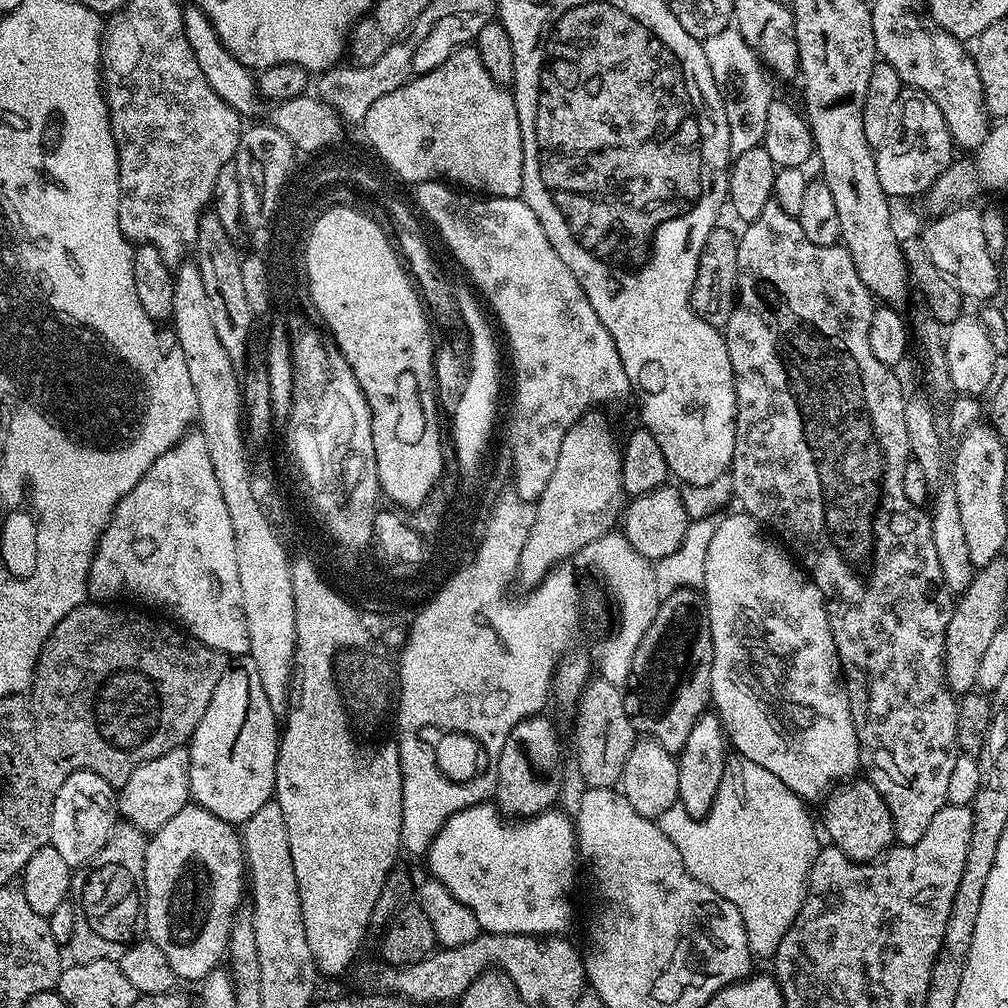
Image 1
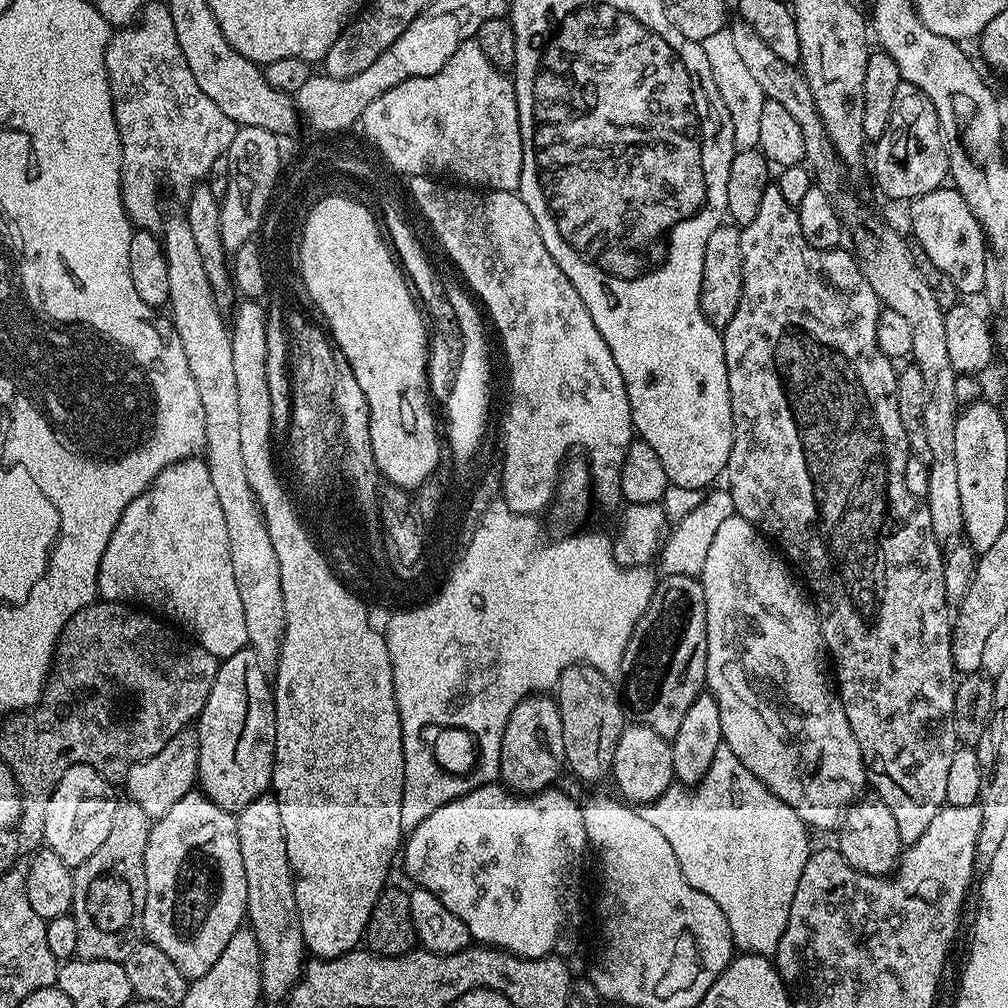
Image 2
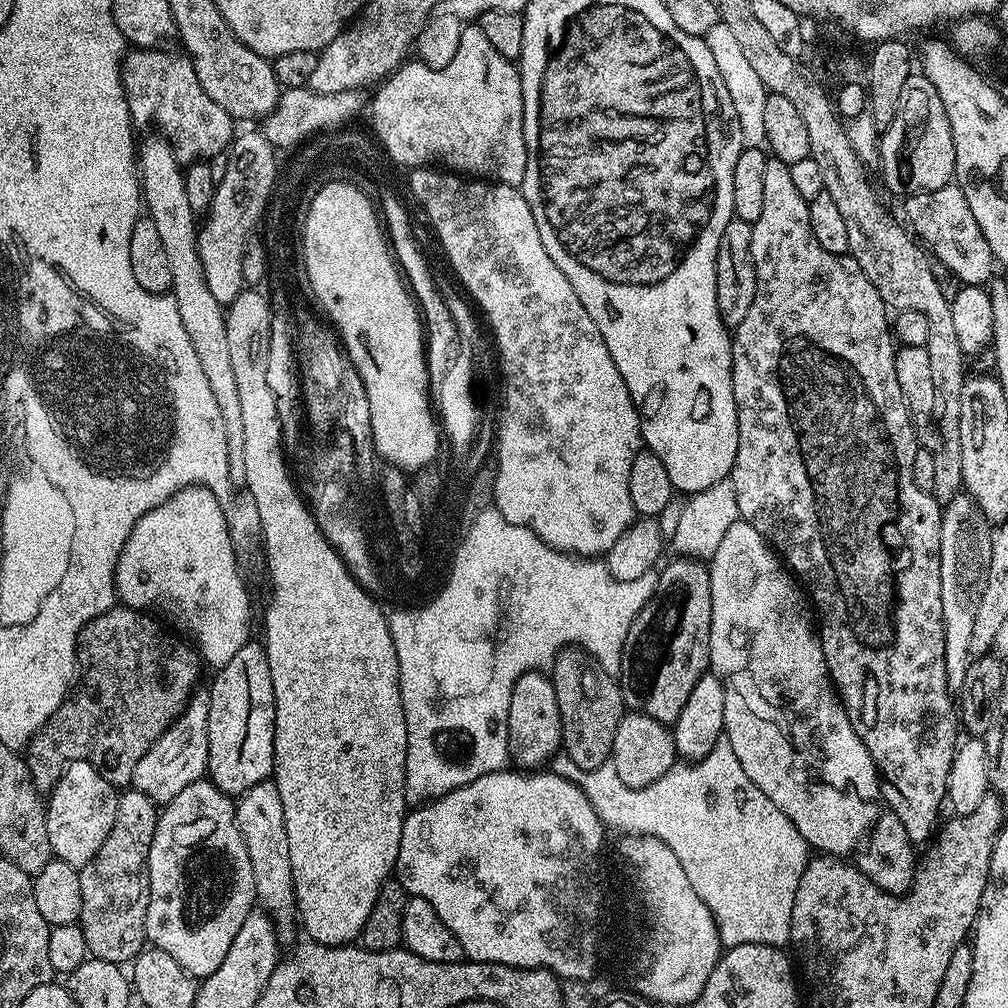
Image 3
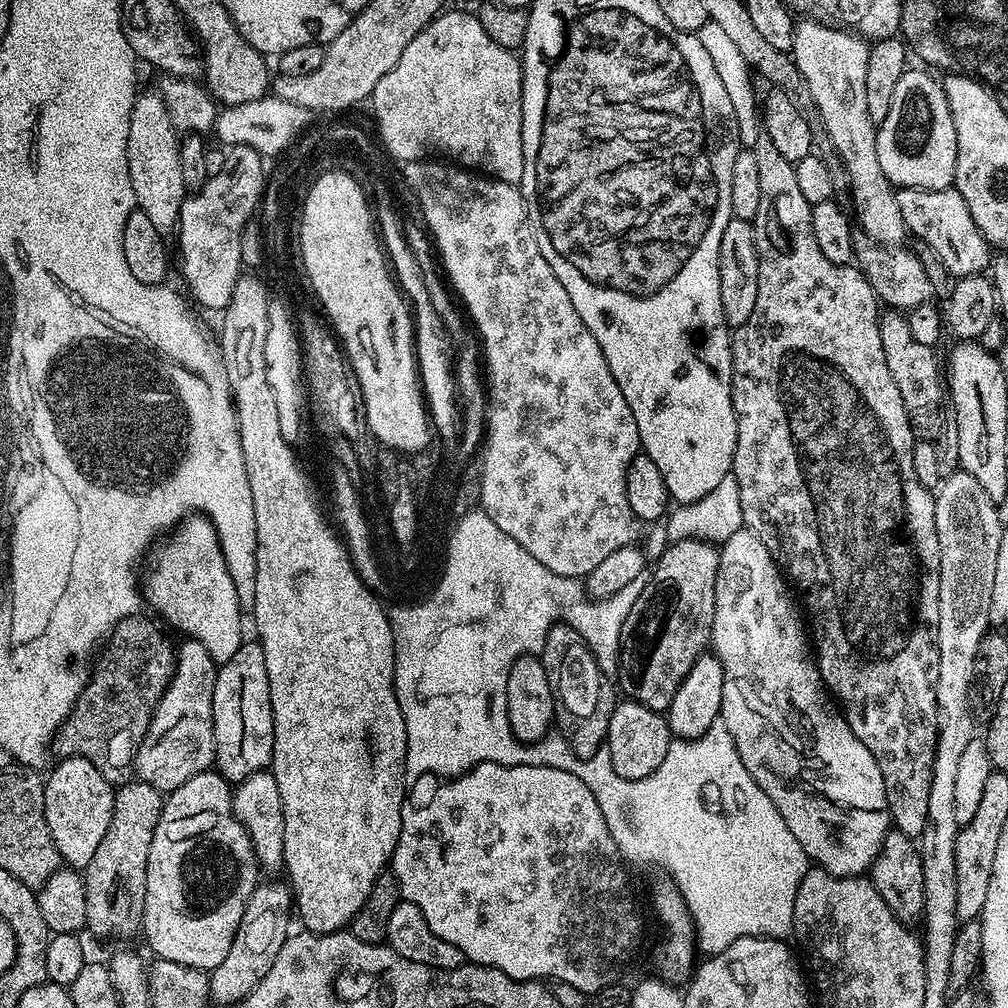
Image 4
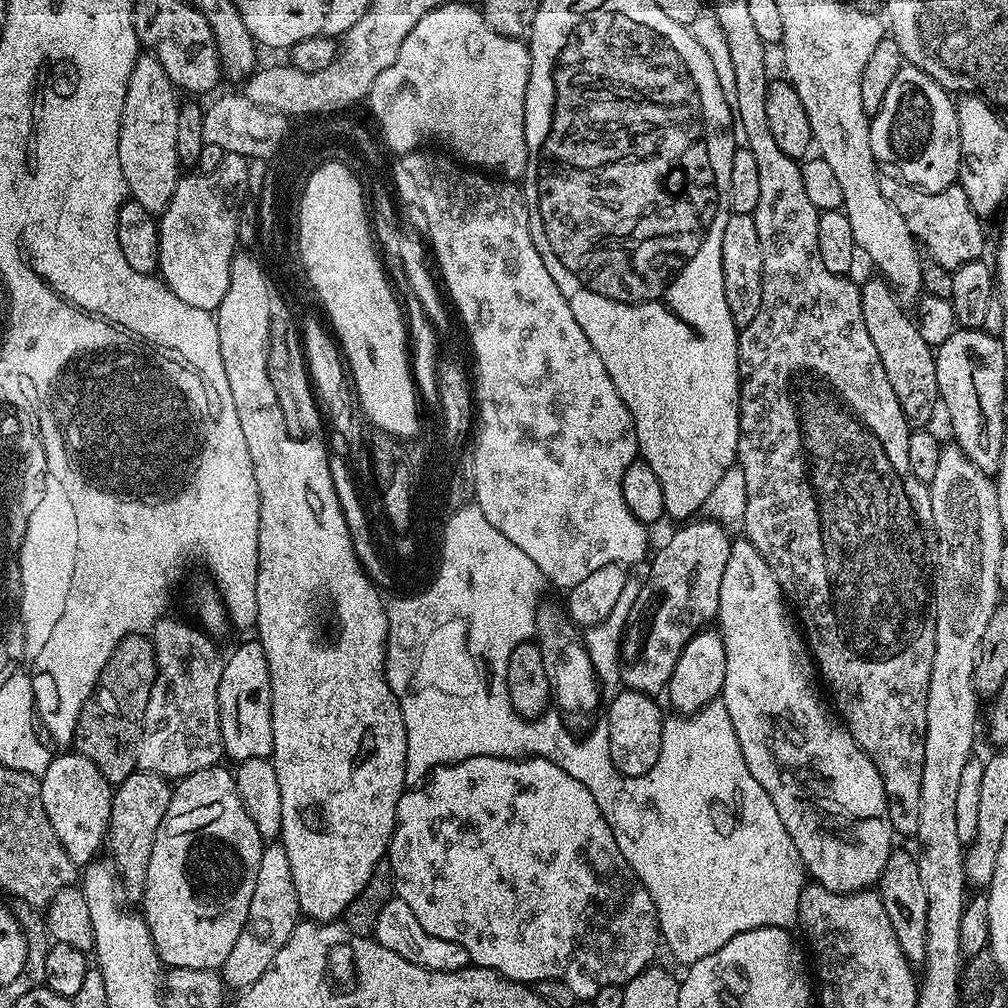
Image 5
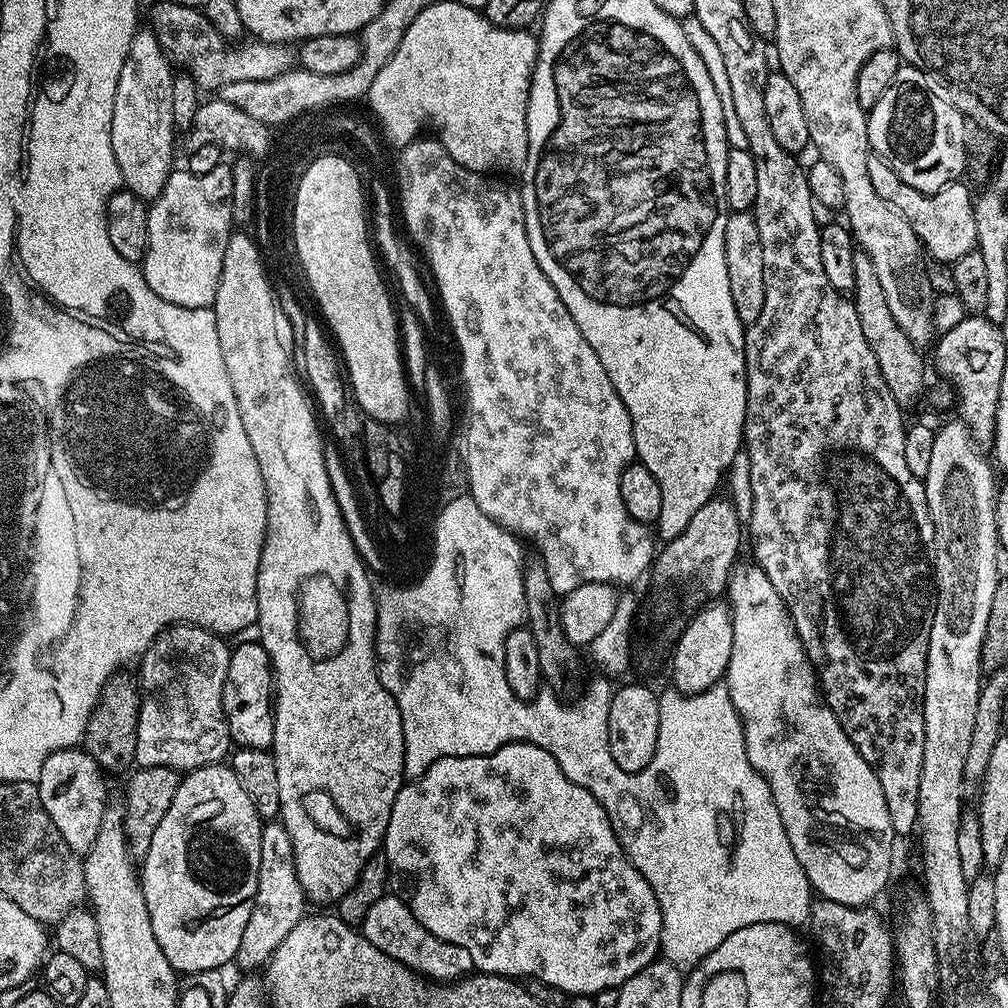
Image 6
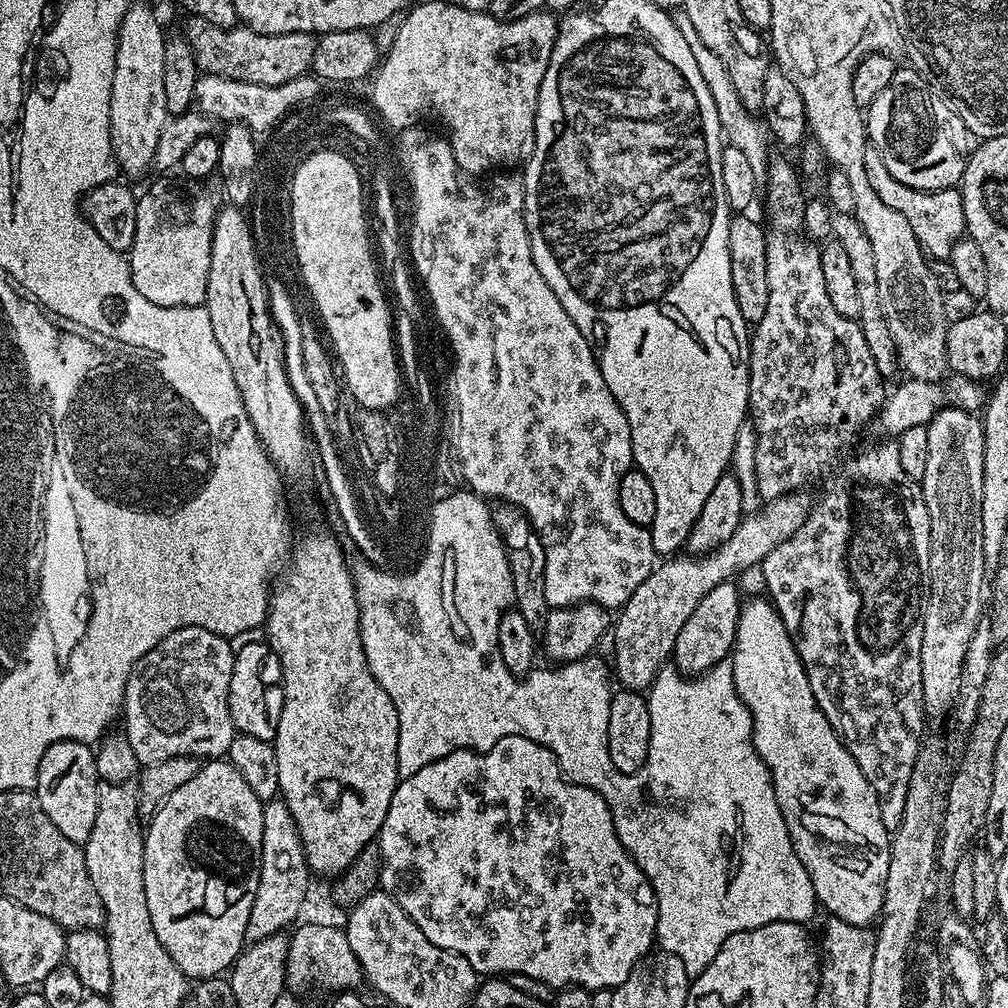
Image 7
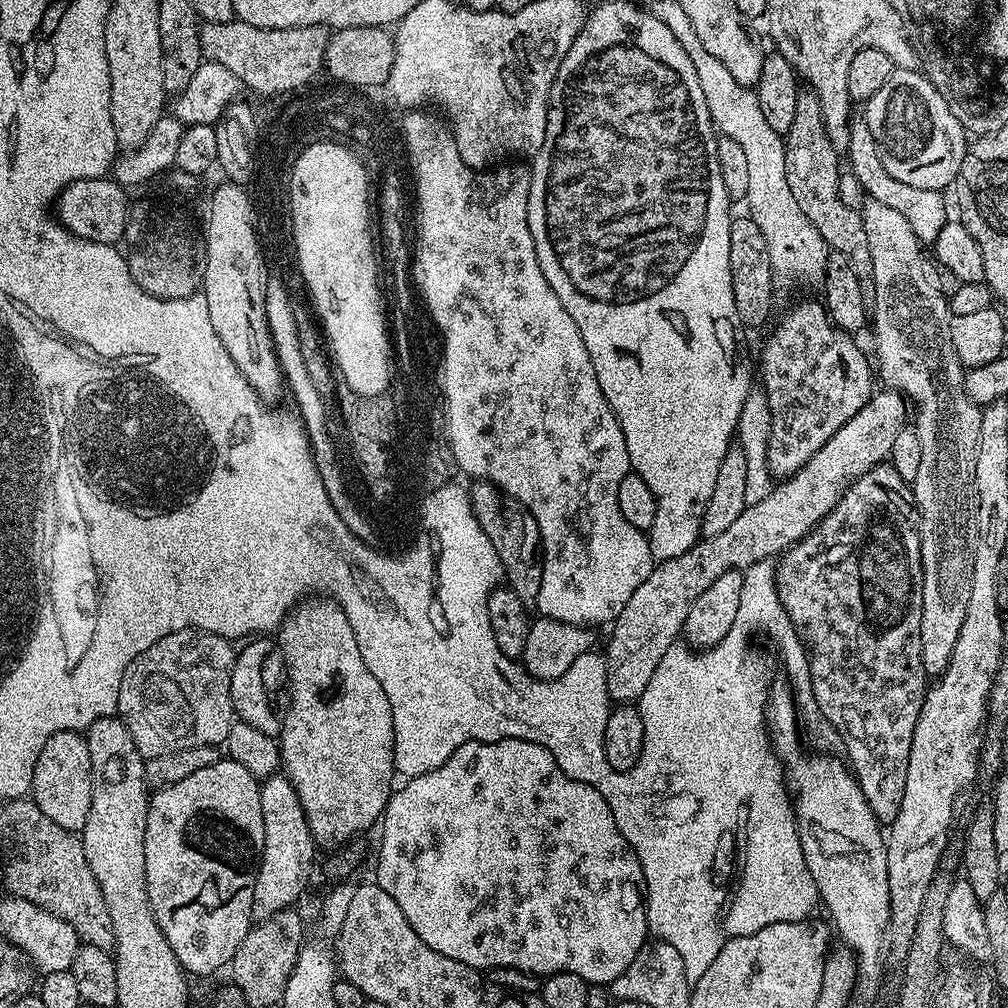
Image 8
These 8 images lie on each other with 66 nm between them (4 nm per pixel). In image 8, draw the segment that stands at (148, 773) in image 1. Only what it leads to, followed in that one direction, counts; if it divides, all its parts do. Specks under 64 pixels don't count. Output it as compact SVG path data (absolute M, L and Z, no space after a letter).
M187 628L158 638L150 650L142 650L126 666L122 686L118 686L116 711L144 757L190 746L220 746L227 741L234 723L230 674L236 654L233 641L225 636Z

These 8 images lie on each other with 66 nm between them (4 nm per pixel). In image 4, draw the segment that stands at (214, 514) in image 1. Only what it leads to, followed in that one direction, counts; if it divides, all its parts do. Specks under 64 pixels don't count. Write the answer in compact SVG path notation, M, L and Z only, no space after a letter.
M192 514L181 520L149 551L142 568L142 600L147 607L149 604L157 612L155 615L161 621L164 619L170 627L177 628L181 637L202 642L202 646L206 646L206 651L210 658L214 658L217 666L234 658L241 644L245 643L245 613L240 607L238 590L234 590L234 578L230 578L218 534L208 517L203 514Z

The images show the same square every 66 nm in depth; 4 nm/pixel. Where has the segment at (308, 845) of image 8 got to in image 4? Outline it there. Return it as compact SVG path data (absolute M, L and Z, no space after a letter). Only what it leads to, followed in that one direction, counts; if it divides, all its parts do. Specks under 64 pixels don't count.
M257 883L254 894L246 906L246 914L242 914L242 922L238 926L238 934L234 934L234 942L230 942L230 950L223 960L222 966L211 969L208 977L208 994L213 1001L235 1006L246 998L258 982L274 966L274 958L278 958L278 950L288 940L288 915L293 915L294 897L287 883Z

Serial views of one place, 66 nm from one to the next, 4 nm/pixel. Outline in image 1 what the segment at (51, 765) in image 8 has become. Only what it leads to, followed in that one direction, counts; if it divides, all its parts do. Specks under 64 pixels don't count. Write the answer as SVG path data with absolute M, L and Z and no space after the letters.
M75 772L62 782L50 814L50 846L73 870L95 858L118 823L118 796L113 785L93 772Z

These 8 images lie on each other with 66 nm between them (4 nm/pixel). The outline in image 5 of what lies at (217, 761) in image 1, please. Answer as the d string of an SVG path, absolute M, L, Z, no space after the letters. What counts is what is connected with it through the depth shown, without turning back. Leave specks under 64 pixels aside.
M251 638L240 644L232 653L227 653L222 682L218 682L218 714L220 715L220 733L224 756L239 762L246 758L269 759L274 746L274 730L272 729L272 691L270 690L270 666L266 662L266 650L259 639Z

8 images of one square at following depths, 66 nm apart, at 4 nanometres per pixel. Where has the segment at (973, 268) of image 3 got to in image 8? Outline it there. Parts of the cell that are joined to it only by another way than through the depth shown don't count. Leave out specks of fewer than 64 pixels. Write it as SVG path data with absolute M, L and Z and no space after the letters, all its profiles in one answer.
M863 118L851 121L848 129L850 130L850 142L846 149L846 164L854 174L854 178L858 178L863 195L874 202L882 202L882 206L892 207L897 214L902 214L902 218L906 218L906 222L910 222L910 230L914 230L921 245L935 245L945 224L950 220L948 208L944 205L945 193L909 186L907 182L898 182L898 178L889 174L882 166L882 158L878 146L874 142L874 134L870 134L870 126Z

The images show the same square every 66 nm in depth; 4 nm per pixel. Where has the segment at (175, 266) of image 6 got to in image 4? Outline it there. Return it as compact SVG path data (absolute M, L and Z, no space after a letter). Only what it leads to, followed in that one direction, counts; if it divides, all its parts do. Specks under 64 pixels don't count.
M231 145L222 164L220 176L211 177L210 182L201 186L199 192L185 195L180 217L176 223L174 240L180 243L180 272L192 291L191 299L204 308L223 310L234 294L234 286L242 275L242 252L246 249L243 227L252 204L256 204L256 192L260 192L260 165L256 151L250 146Z

